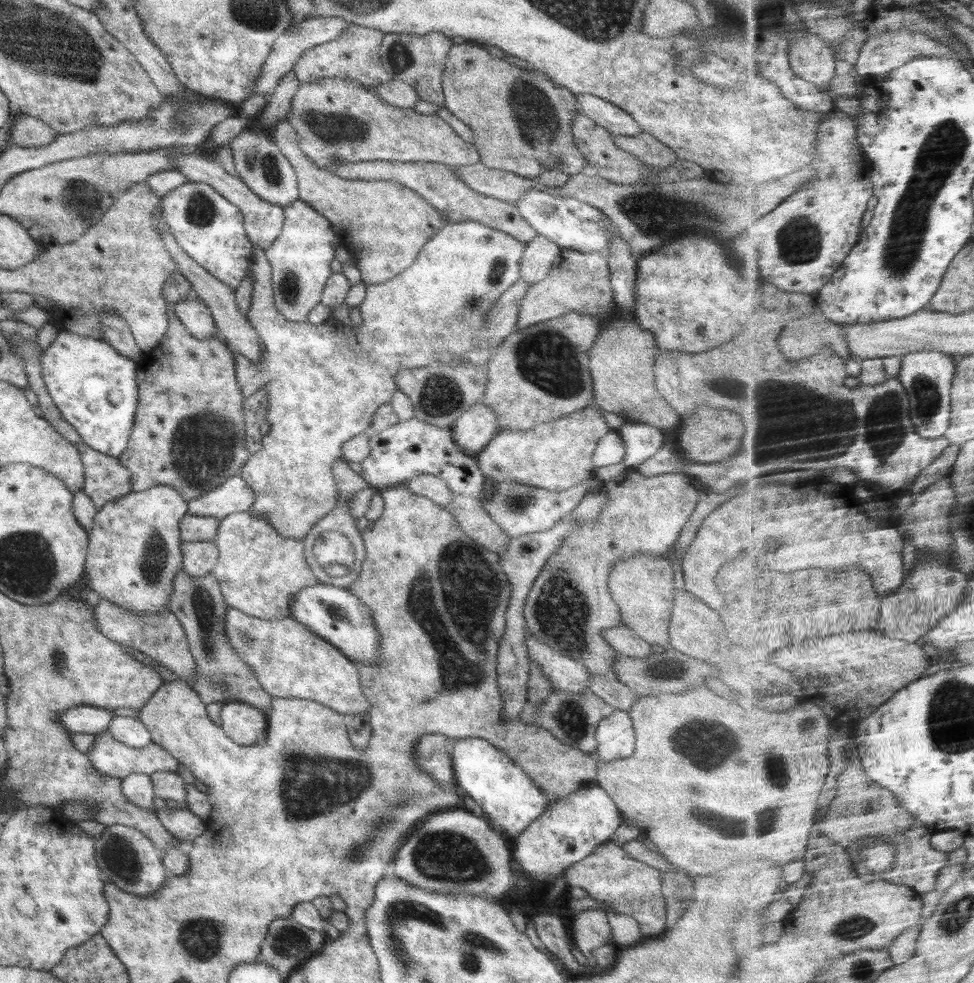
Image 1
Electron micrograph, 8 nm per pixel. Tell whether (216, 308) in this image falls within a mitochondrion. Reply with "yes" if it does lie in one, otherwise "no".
no

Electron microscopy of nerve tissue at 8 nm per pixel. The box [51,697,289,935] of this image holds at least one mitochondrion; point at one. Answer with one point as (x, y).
(120, 857)

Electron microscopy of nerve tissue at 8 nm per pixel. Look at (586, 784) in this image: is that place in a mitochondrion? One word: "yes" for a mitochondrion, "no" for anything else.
no

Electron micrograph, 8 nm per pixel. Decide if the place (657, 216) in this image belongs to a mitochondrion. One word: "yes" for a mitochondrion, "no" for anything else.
yes

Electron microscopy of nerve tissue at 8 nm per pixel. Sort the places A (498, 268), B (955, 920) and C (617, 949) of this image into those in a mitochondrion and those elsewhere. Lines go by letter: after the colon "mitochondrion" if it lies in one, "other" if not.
A: mitochondrion
B: mitochondrion
C: other

